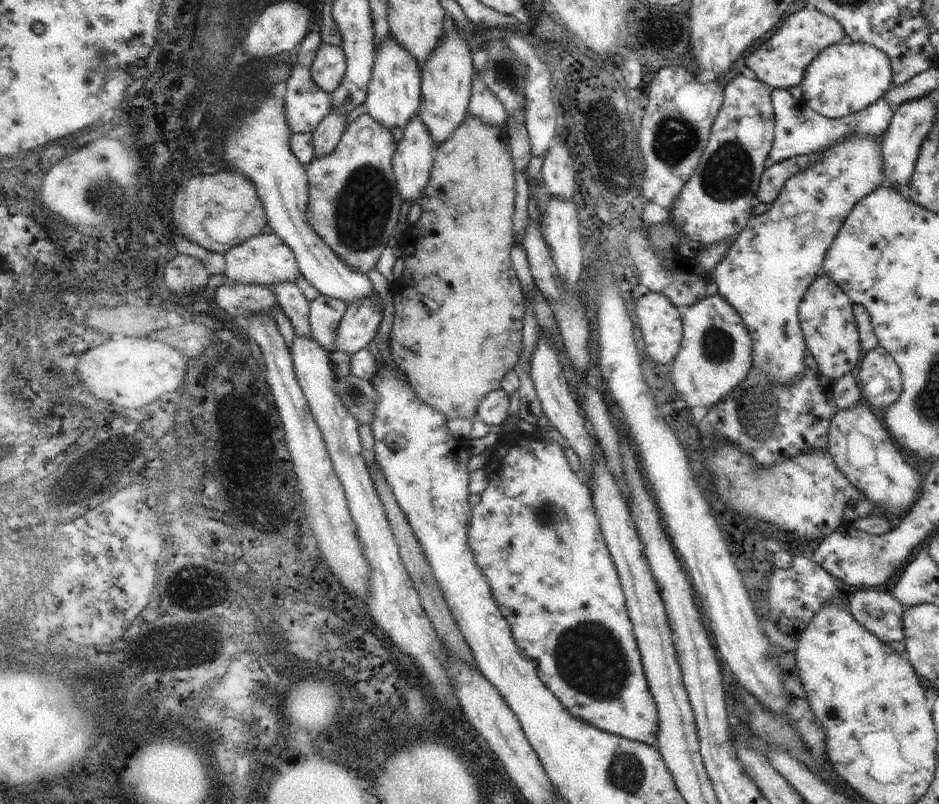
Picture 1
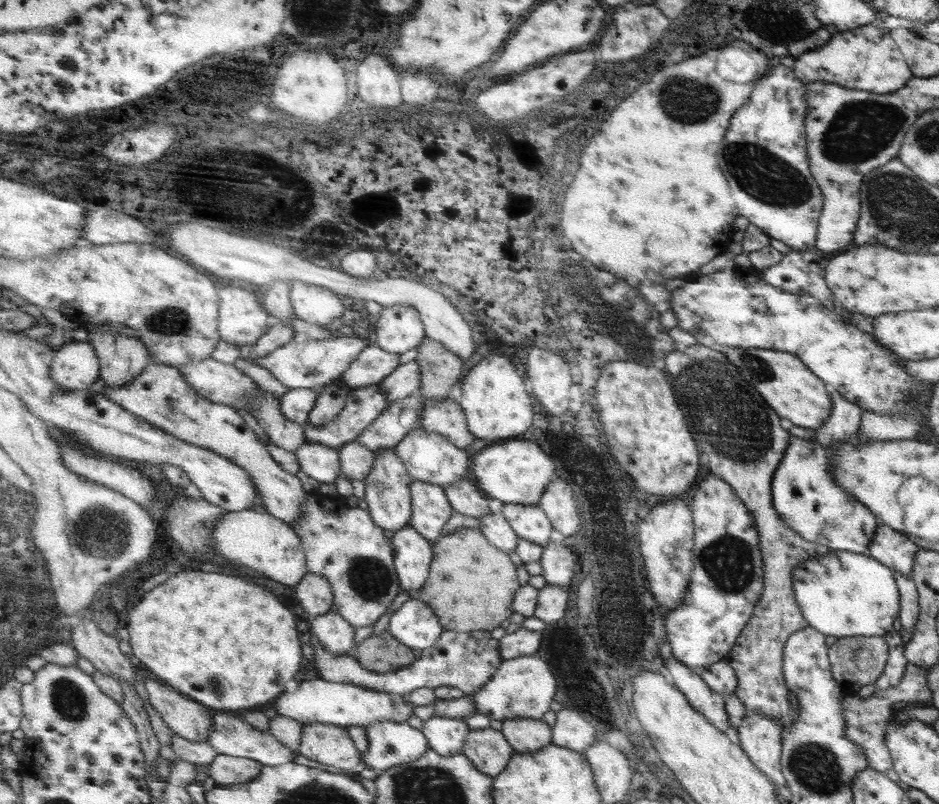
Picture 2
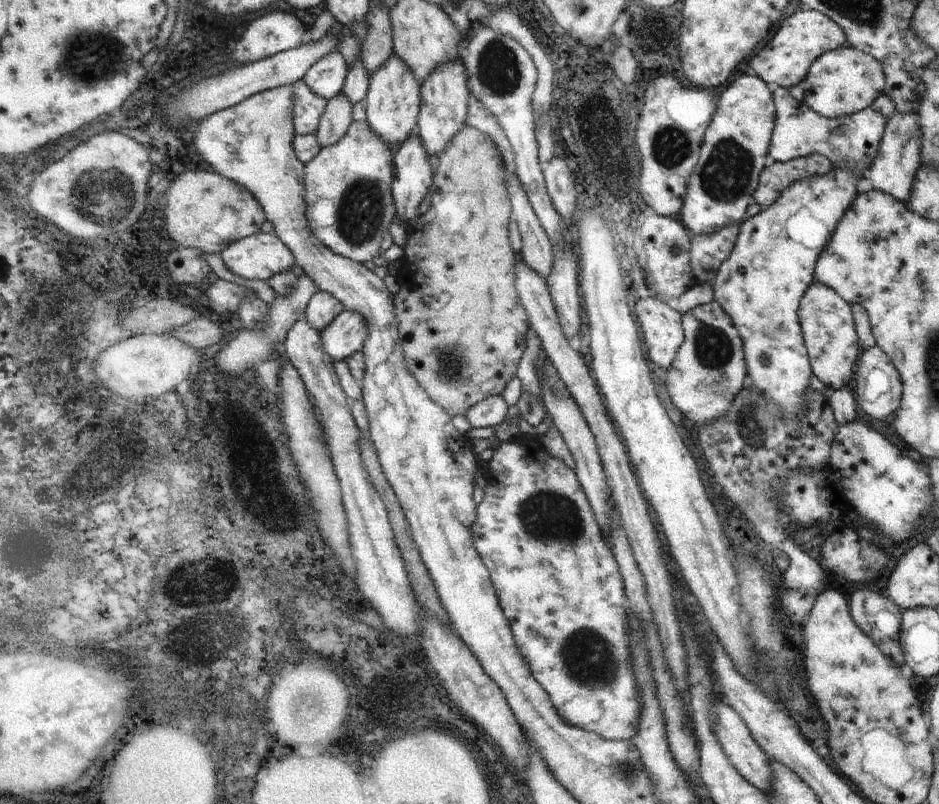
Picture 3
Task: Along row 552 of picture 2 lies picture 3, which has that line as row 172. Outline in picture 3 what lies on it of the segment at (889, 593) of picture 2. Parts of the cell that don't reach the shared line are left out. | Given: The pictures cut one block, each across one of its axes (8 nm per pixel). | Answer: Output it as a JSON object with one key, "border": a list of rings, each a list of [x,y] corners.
{"border":[[[831,168],[823,176],[813,176],[813,178],[809,176],[805,180],[799,180],[799,182],[787,186],[785,192],[781,192],[769,208],[763,208],[759,214],[751,216],[749,220],[745,220],[739,226],[739,234],[733,244],[733,250],[727,256],[727,260],[721,262],[721,266],[717,268],[717,274],[711,282],[713,302],[717,302],[717,306],[731,320],[731,326],[737,330],[737,336],[741,338],[743,362],[745,362],[745,372],[747,372],[745,386],[755,392],[765,394],[773,404],[777,404],[781,420],[785,420],[785,418],[793,420],[793,418],[801,416],[801,412],[805,410],[803,394],[805,394],[805,388],[809,388],[809,376],[813,372],[811,372],[807,350],[803,344],[797,308],[799,308],[801,296],[813,284],[813,266],[821,252],[821,250],[809,250],[801,244],[795,244],[785,232],[785,220],[789,216],[793,216],[801,206],[807,206],[805,200],[817,200],[815,204],[823,206],[825,212],[837,212],[837,208],[839,208],[841,214],[845,214],[845,210],[851,206],[851,202],[859,196],[857,180],[861,180],[861,178],[853,176],[853,172],[849,168]]]}

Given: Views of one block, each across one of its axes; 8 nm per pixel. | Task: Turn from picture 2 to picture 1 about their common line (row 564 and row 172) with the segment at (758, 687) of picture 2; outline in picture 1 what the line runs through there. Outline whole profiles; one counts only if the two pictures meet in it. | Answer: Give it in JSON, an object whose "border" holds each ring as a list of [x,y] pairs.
{"border":[[[807,154],[807,156],[795,156],[795,158],[789,158],[789,160],[783,160],[779,164],[765,168],[761,174],[757,192],[755,192],[755,198],[759,200],[759,204],[771,206],[777,194],[781,192],[781,188],[785,186],[785,182],[815,162],[817,162],[817,154]]]}

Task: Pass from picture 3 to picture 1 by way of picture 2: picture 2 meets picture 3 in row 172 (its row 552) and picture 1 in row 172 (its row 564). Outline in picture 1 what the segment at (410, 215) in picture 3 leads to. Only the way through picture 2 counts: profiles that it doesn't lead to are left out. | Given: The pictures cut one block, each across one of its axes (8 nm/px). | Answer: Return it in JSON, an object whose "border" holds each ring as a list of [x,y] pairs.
{"border":[[[417,114],[407,130],[405,138],[399,142],[393,168],[397,174],[397,190],[401,192],[403,202],[415,202],[425,196],[435,166],[437,144],[433,142],[425,122]]]}

